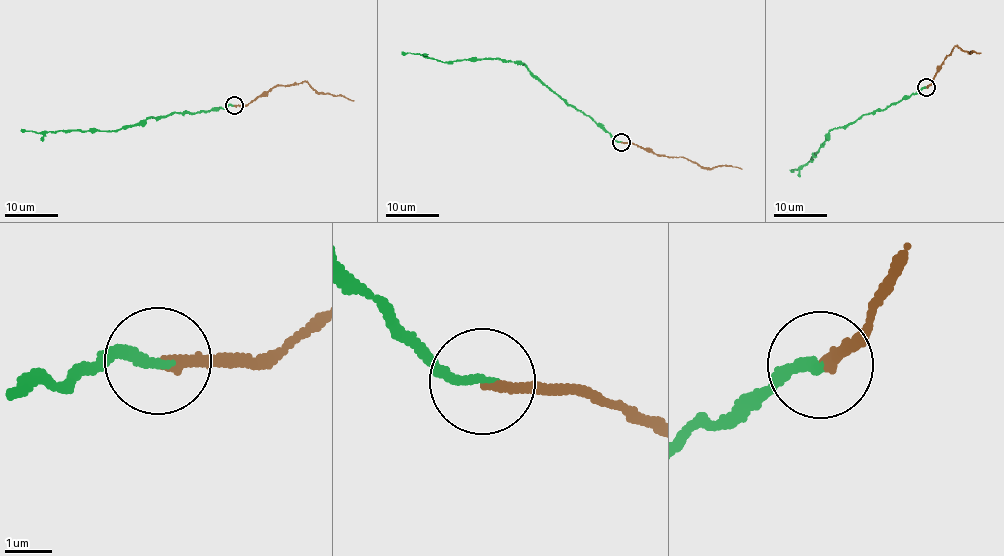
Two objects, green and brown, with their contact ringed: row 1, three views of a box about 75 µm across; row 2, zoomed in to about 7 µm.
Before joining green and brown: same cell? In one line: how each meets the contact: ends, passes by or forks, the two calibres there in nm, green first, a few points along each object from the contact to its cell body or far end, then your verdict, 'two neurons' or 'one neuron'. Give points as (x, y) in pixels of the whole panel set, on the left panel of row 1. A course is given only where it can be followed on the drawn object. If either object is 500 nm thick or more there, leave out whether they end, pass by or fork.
green ends there; brown ends there; 200 nm thick on the green side, 200 nm on the other; green runs (234, 105), (196, 113), (173, 111), (163, 116), (150, 116), (111, 131), (39, 133), (21, 129); brown runs (234, 105), (247, 106), (274, 87), (303, 81), (317, 93), (345, 96), (354, 101); one neuron

